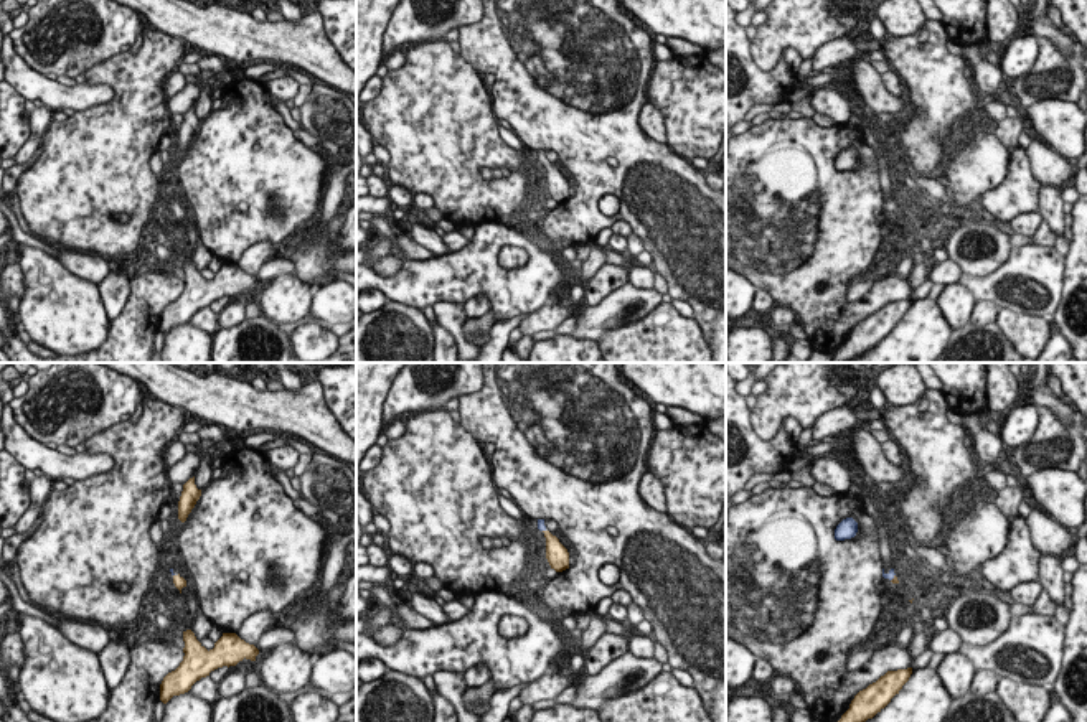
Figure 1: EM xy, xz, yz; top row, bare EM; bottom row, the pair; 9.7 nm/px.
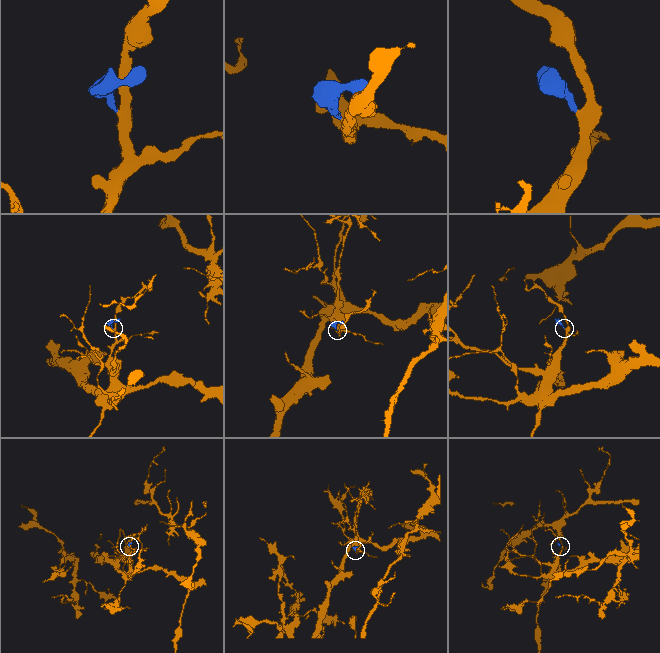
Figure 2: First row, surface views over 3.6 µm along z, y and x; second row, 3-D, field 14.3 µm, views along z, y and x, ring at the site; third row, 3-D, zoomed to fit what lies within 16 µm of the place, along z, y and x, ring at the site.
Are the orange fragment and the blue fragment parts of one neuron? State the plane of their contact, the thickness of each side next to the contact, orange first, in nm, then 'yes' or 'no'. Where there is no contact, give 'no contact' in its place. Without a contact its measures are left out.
contact in yz; calibres 60 and 70 nm; yes

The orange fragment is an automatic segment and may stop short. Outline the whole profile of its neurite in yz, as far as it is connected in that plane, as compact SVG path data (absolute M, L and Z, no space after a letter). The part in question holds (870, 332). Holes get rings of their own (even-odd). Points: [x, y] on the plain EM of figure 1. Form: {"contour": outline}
{"contour": "M912 298L887 302L876 313L859 321L830 363L846 363L881 343L909 312Z"}

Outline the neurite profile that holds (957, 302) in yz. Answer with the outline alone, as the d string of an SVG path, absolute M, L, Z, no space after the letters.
M960 284L948 285L937 300L937 305L952 330L960 330L970 323L975 303L976 300L972 290Z

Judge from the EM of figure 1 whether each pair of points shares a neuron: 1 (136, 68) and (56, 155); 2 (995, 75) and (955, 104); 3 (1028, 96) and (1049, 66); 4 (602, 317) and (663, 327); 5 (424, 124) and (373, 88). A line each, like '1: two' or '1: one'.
1: one
2: two
3: one
4: two
5: two

